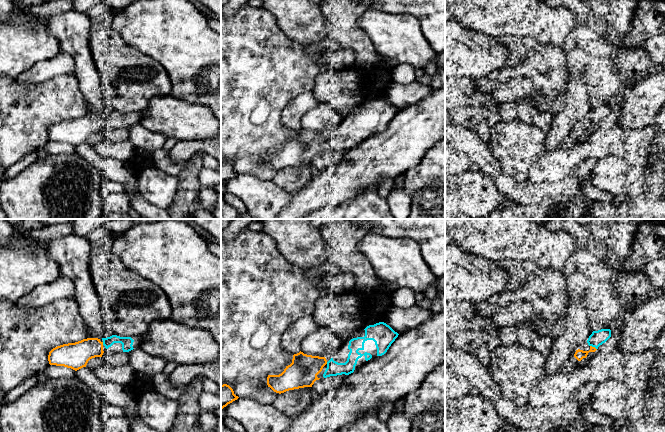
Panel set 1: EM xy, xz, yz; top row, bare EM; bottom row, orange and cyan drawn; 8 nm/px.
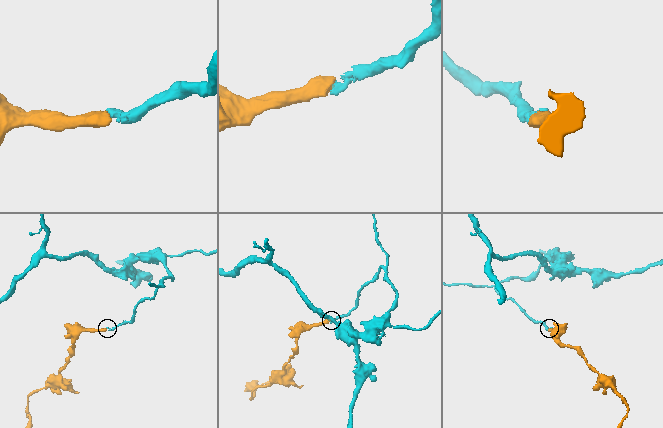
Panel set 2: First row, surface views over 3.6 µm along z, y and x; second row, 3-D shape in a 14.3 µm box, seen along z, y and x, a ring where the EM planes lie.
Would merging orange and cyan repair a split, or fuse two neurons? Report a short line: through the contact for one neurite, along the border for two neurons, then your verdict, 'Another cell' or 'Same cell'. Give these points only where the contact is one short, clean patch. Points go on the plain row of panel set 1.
Same cell

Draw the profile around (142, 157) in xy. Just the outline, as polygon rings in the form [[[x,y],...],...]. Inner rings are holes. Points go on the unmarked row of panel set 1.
[[[136,149],[136,154],[134,155],[134,159],[140,163],[153,163],[151,154],[147,154],[141,150]]]

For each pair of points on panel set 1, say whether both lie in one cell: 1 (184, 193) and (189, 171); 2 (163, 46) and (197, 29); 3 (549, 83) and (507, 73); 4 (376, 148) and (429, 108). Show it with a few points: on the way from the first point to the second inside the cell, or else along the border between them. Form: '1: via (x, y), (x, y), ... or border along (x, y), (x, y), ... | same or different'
1: via (188, 188), (189, 176) | same
2: via (171, 38), (180, 29), (189, 29) | same
3: via (539, 75), (535, 71), (517, 71) | same
4: via (389, 148), (416, 121) | same

